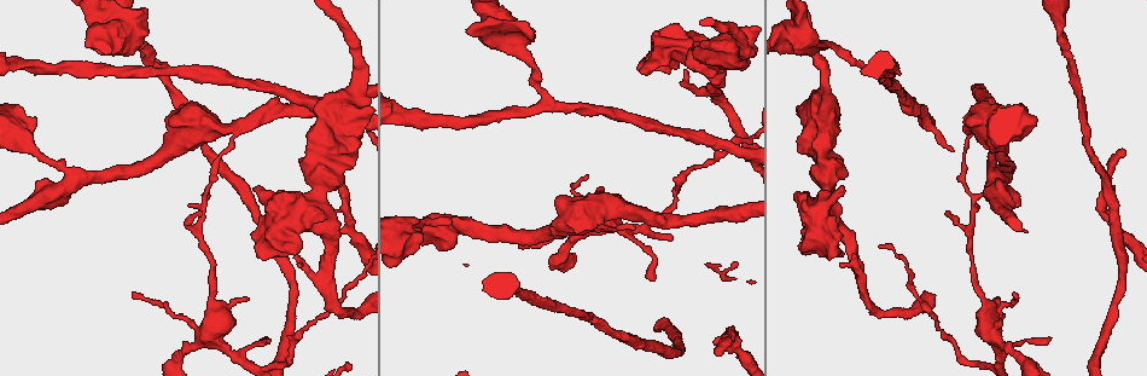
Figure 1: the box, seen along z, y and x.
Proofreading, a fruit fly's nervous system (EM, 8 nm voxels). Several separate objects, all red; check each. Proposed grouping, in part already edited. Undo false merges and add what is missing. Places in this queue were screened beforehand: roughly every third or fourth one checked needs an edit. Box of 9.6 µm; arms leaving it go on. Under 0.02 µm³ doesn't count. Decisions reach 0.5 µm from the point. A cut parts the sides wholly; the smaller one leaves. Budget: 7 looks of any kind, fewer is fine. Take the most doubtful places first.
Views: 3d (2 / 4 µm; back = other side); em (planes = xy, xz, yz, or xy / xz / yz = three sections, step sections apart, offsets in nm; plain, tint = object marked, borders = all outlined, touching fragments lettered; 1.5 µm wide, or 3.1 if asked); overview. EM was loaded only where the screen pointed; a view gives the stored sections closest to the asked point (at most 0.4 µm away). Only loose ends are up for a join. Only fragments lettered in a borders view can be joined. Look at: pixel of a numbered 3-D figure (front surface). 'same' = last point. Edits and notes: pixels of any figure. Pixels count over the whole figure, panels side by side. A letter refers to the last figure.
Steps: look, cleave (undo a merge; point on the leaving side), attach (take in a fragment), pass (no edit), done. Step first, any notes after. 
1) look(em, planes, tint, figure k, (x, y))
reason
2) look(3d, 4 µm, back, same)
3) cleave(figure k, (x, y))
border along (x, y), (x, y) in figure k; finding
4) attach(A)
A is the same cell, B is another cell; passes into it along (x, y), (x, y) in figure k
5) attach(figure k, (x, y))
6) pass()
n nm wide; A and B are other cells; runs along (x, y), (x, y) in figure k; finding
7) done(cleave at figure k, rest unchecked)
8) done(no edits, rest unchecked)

look(em, planes, borders, figure 1, (1121, 152))
free end

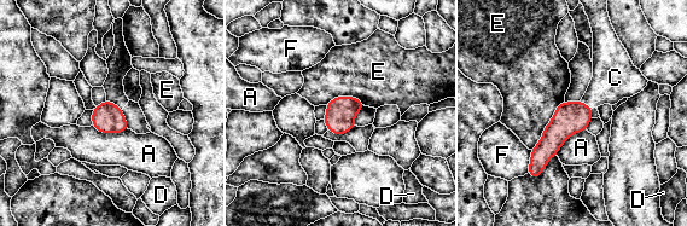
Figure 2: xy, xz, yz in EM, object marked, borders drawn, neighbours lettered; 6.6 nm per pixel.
attach(C)
E touches over 400 nm; C is the same cell, A, D, E and F are other cells; passes into it along (569, 117), (584, 105), (612, 80) in figure 2; it goes on there

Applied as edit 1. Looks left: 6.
look(overview)
see it whole again

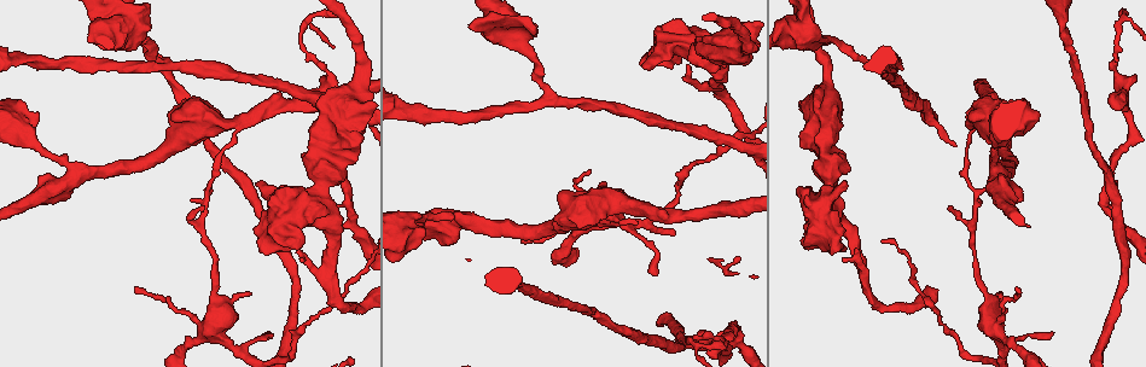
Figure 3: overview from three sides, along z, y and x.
look(em, planes, tint, figure 3, (610, 200))
thin arm on a thick one

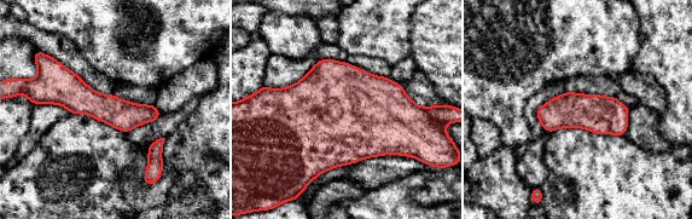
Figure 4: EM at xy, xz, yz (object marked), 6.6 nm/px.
look(em, planes, borders, same)
see the neighbours

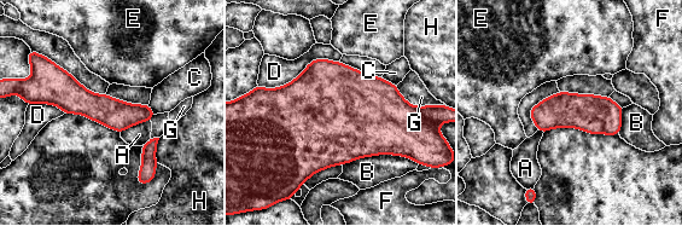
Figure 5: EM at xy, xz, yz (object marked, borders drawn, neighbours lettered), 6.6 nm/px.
pass()
A, B, C, D, E, F, G and H are other cells; border along (150, 120), (138, 122), (120, 132) in figure 5; one cell here

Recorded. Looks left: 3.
look(em, planes, borders, figure 3, (136, 288))
an open end

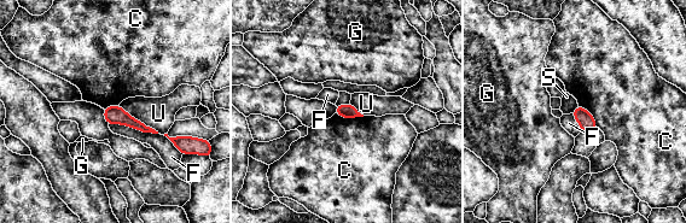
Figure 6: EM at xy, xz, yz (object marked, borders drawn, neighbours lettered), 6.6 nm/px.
pass()
C, F, G, S and U are other cells; border along (349, 103), (336, 106) in figure 6; none of them fits

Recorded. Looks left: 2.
done(attach at figure 2, rest unchecked)

